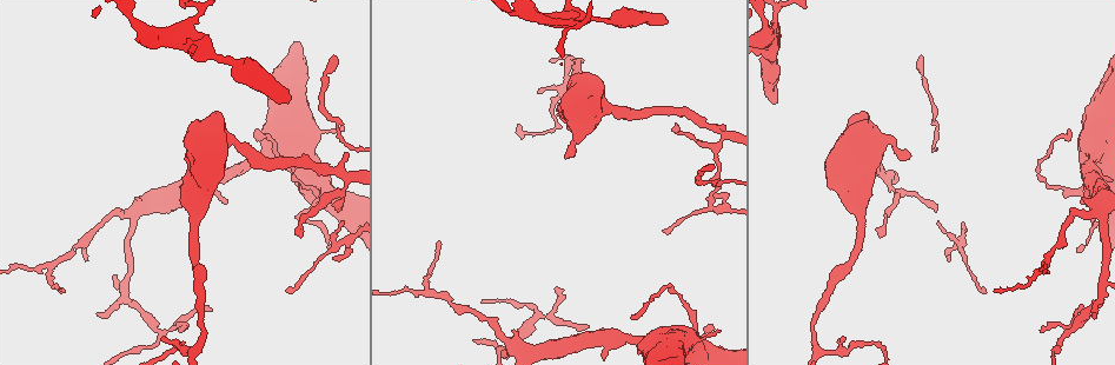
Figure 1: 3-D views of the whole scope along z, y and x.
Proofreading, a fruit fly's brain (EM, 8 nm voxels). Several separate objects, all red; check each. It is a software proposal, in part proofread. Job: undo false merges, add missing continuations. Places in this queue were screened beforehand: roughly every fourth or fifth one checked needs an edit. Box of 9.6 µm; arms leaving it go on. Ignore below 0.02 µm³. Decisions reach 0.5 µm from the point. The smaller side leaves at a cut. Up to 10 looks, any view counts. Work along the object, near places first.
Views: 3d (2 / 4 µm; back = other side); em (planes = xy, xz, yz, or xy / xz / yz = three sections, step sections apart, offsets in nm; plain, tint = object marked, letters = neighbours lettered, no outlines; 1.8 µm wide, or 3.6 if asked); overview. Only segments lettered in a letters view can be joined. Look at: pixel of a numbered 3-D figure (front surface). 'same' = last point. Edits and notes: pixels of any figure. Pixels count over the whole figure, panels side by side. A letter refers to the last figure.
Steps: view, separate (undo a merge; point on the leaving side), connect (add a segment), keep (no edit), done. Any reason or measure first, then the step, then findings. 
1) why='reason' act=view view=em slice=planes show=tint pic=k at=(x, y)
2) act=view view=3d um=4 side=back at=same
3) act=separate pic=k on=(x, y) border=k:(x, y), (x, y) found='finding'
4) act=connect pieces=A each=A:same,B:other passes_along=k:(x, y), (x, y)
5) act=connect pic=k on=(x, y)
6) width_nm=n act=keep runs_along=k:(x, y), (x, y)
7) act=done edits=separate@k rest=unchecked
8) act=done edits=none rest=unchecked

why='thin neck' act=view view=em slice=planes show=plain pic=1 at=(449, 299)

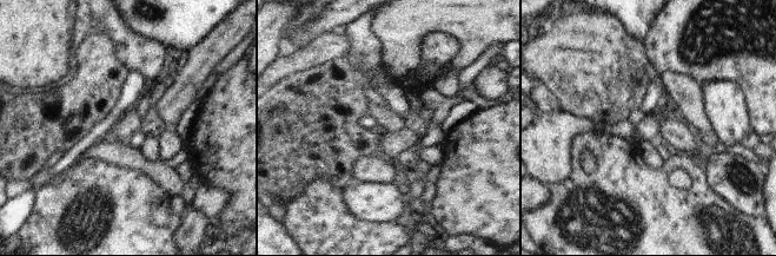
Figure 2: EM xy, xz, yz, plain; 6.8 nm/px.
act=view view=em slice=planes show=letters at=same

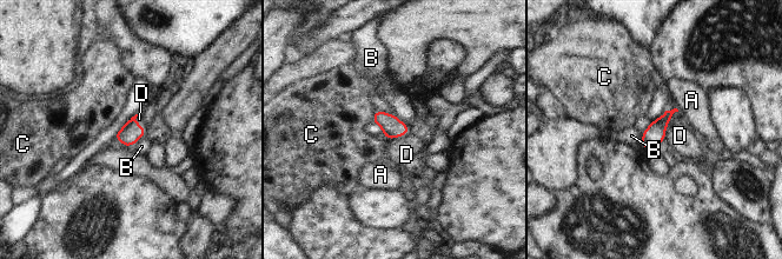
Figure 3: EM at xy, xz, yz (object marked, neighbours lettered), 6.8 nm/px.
longest_contact=D:220nm act=keep each=A:other,B:other,C:other,D:other border=3:(677, 111), (665, 127), (664, 138) found='continuous, no second neuron'

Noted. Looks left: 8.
why='sharp bend' act=view view=3d um=2 side=back pic=1 at=(124, 285)

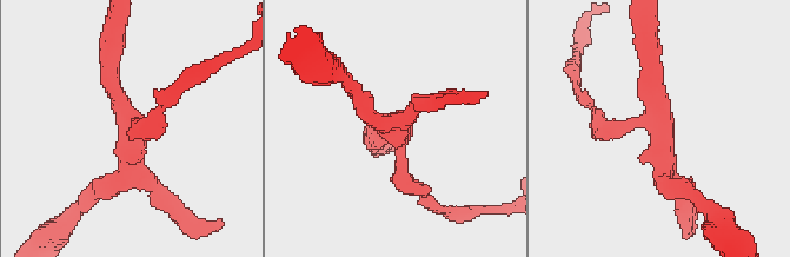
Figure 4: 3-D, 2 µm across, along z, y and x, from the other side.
why='need the tissue' act=view view=em slice=xz step=4 show=tint pic=4 at=(391, 129)

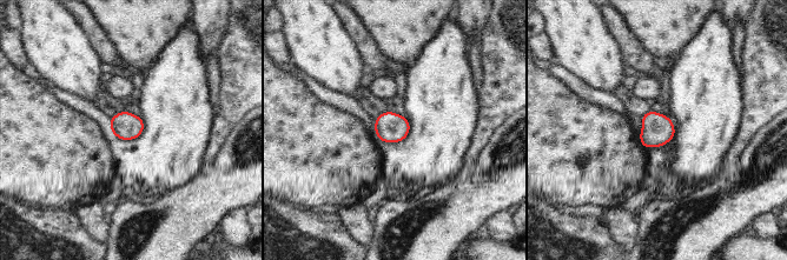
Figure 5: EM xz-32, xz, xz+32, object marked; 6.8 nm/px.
why='another direction' act=view view=em slice=planes show=letters at=same

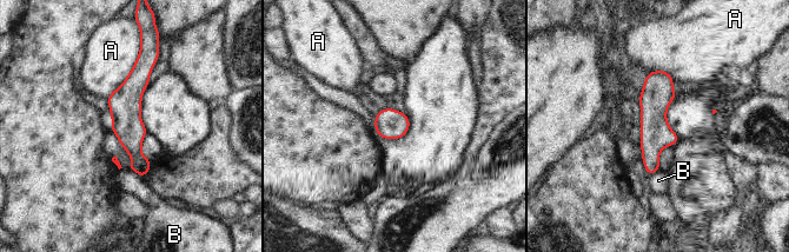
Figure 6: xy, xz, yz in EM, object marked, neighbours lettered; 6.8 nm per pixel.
width_nm=200 act=keep each=A:other,B:other found='continuous, no second neuron'

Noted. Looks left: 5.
why='tapers out' act=view view=3d um=2 pic=1 at=(258, 129)

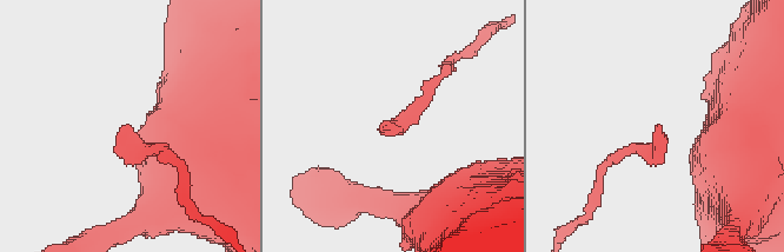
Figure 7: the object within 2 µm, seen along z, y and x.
act=view view=em slice=planes show=letters pic=7 at=(396, 133)

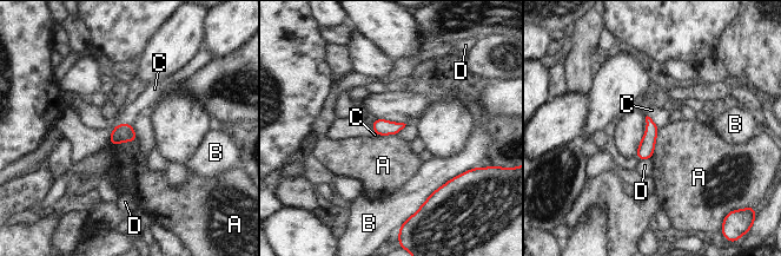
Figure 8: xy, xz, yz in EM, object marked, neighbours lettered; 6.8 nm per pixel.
width_nm=110 act=keep each=A:other,B:other,C:other,D:other border=8:(138, 139), (113, 145), (108, 142) found='none of them fits'

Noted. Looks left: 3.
why='thick end' act=view view=3d um=4 pic=1 at=(776, 100)

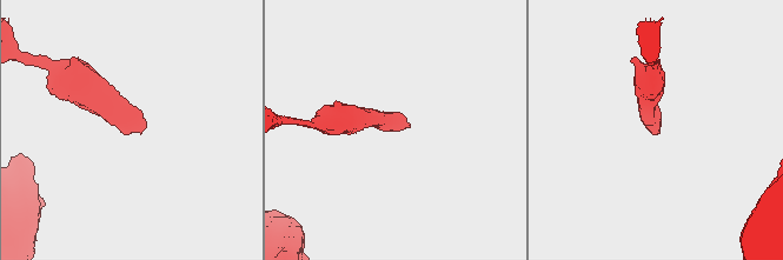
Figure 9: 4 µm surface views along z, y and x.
act=view view=em slice=planes show=letters pic=9 at=(656, 125)

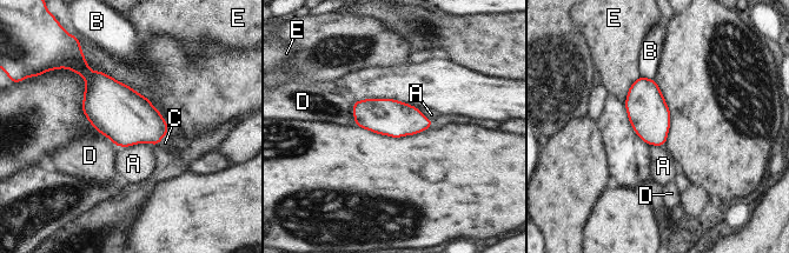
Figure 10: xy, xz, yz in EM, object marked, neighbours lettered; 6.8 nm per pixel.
width_nm=260 act=connect pieces=C each=A:other,B:other,C:same,D:other,E:other passes_along=10:(131, 119), (161, 138), (165, 142) found='the neuron continues'

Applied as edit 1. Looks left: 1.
act=done edits=connect@10 rest=unchecked

